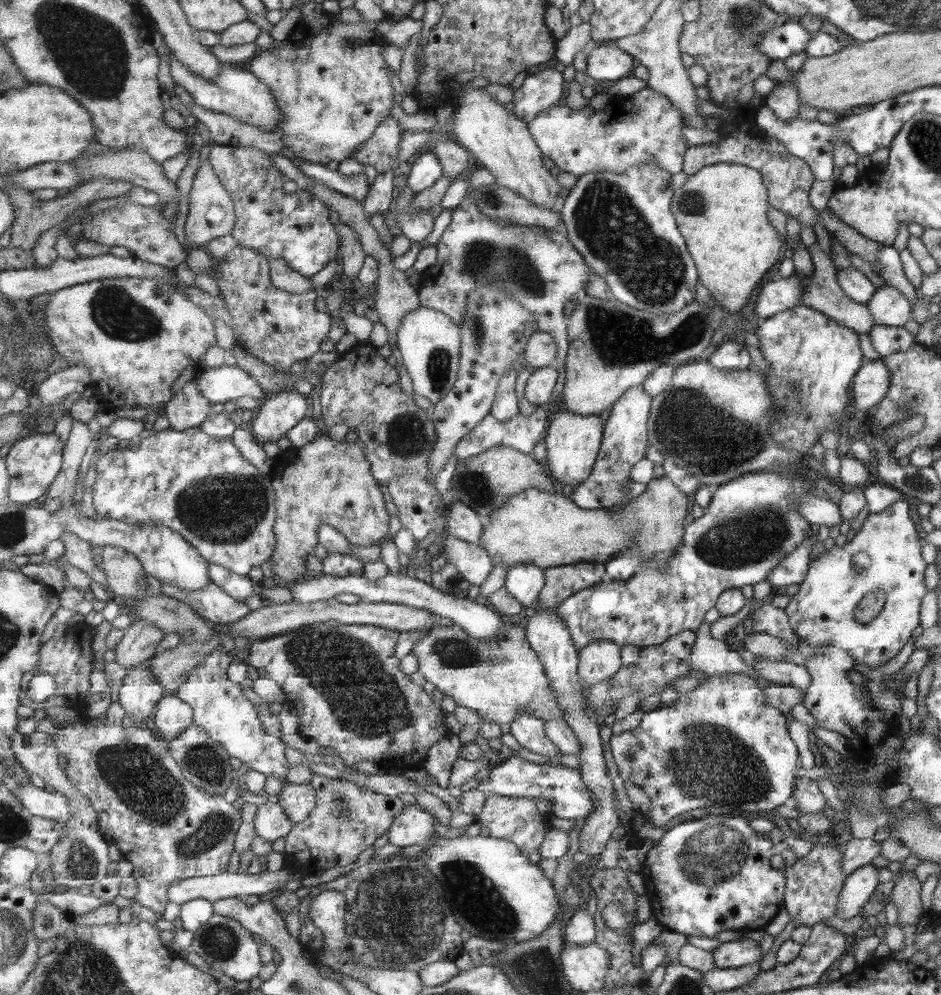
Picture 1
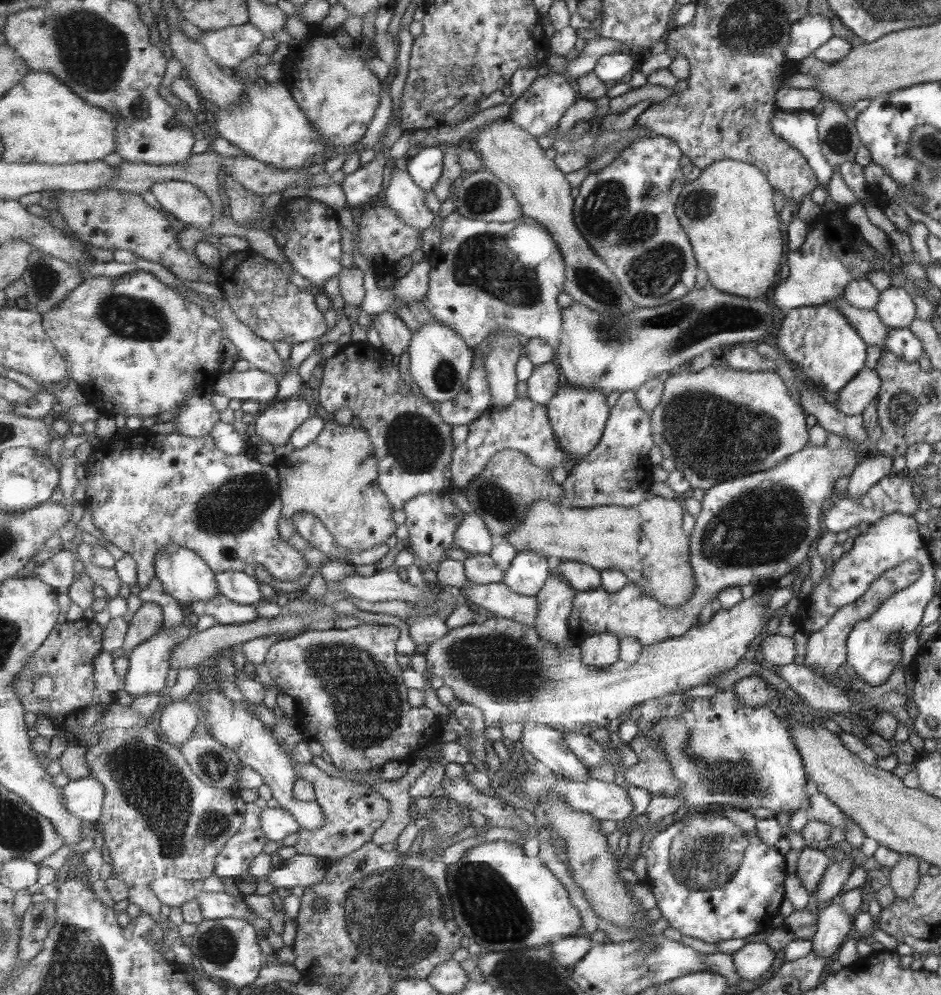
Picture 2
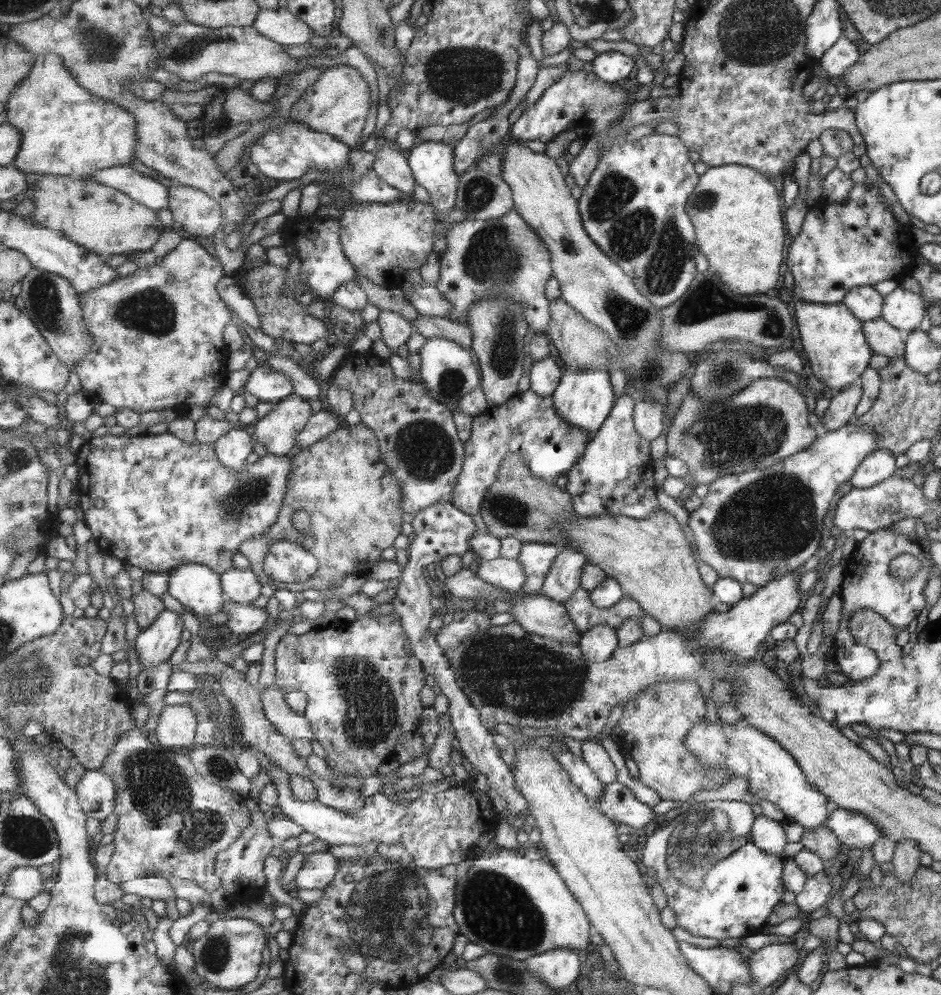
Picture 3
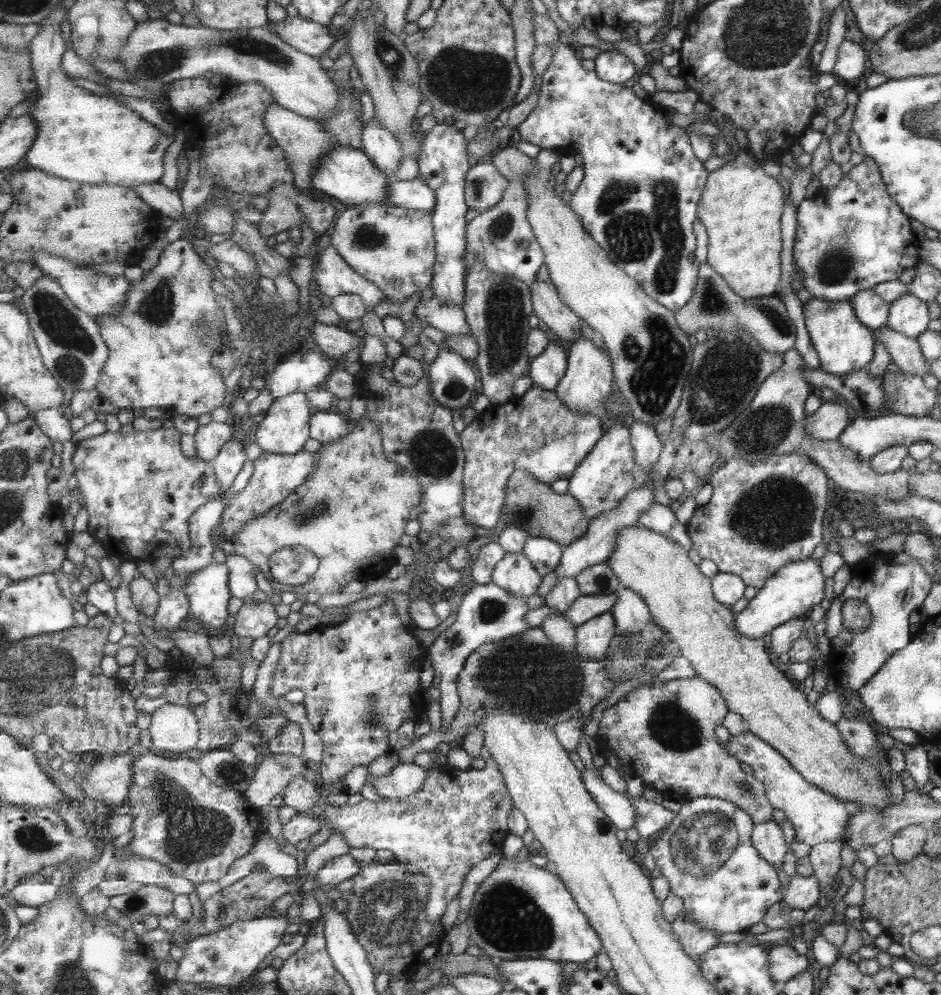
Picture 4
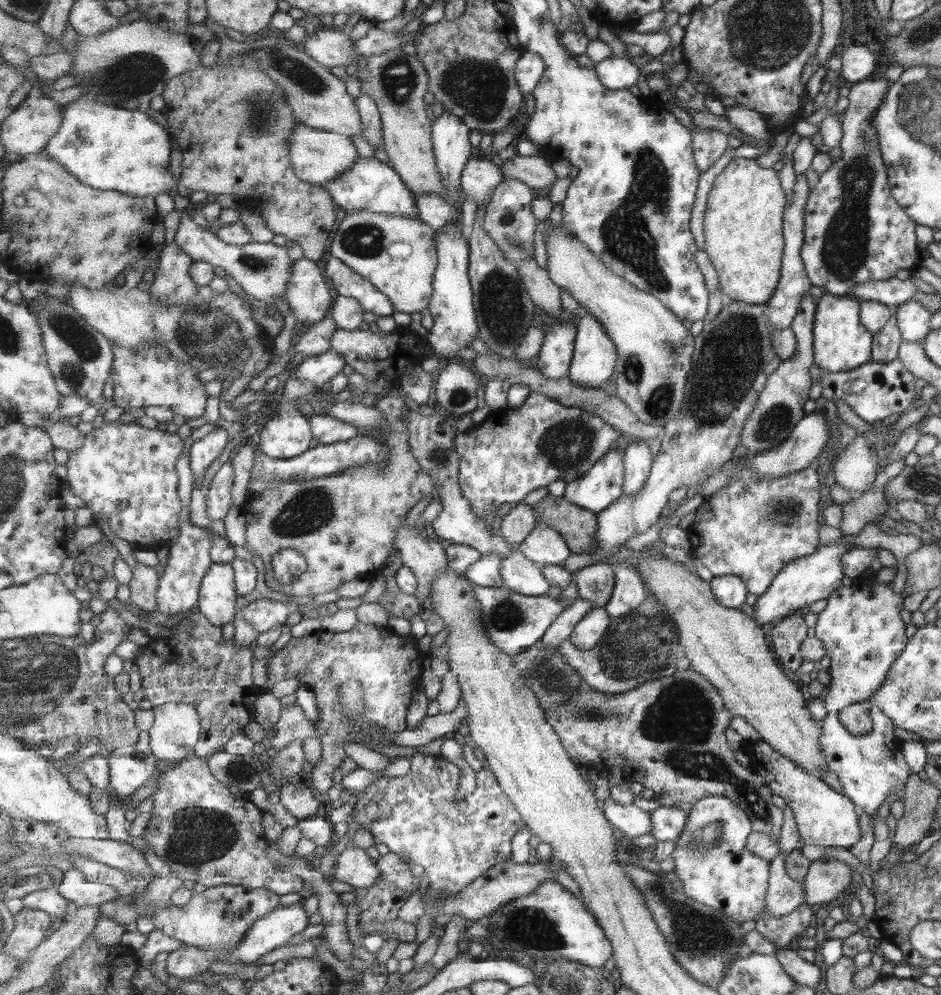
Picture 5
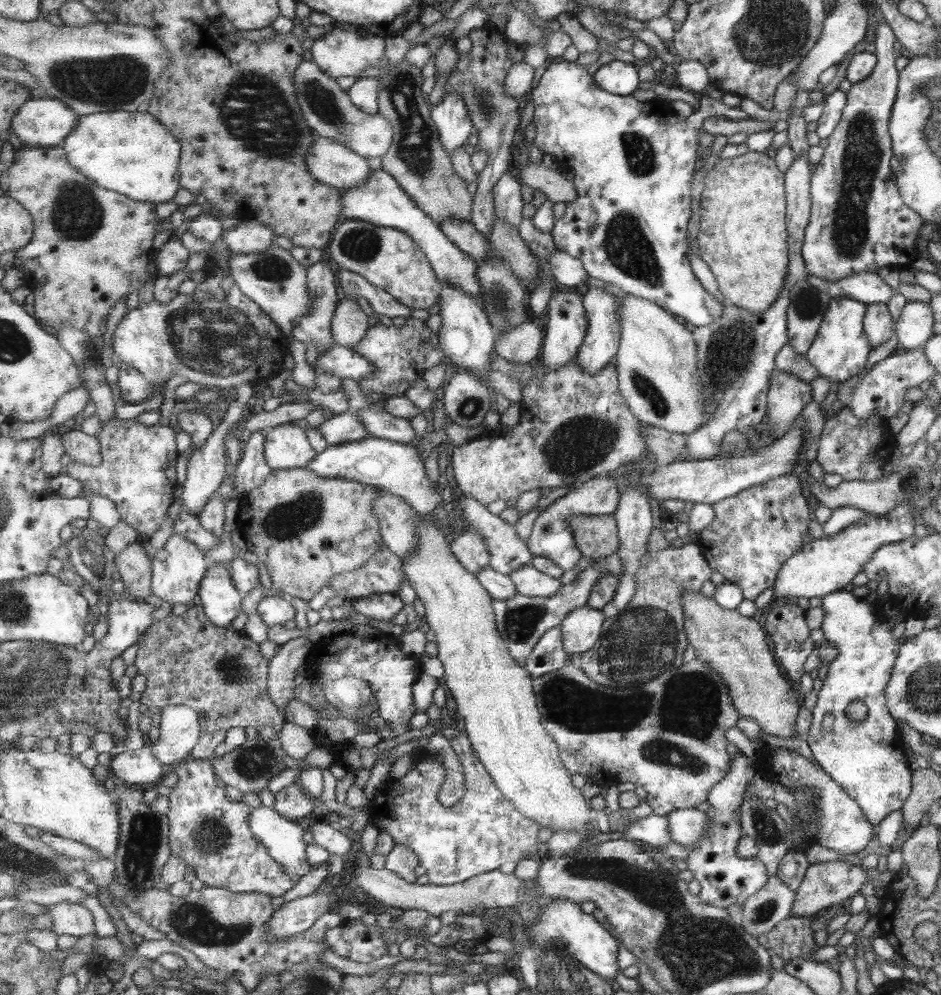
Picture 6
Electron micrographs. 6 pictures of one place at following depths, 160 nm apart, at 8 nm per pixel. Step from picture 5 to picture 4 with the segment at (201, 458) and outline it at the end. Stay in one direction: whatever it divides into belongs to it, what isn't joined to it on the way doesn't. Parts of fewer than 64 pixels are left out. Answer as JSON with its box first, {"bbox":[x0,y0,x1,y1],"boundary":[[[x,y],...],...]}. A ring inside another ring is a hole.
{"bbox":[194,420,235,461],"boundary":[[[212,420],[206,425],[198,425],[194,435],[198,456],[203,460],[213,461],[226,442],[234,438],[235,429],[235,425]]]}

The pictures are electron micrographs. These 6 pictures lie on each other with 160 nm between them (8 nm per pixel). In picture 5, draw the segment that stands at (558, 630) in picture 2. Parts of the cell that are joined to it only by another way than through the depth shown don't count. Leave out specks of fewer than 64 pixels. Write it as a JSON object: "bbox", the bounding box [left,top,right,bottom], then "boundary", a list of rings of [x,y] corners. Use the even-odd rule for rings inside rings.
{"bbox":[596,176,811,556],"boundary":[[[805,176],[795,178],[793,196],[784,210],[785,214],[785,258],[783,270],[777,288],[772,292],[772,298],[766,303],[750,305],[741,301],[725,301],[723,308],[713,321],[702,326],[696,338],[696,351],[693,352],[692,367],[688,372],[688,382],[684,386],[684,399],[680,404],[680,411],[661,427],[663,436],[660,449],[650,464],[650,471],[645,479],[645,486],[634,495],[623,495],[619,500],[612,502],[602,514],[599,514],[599,536],[597,536],[596,554],[603,556],[619,547],[624,546],[629,538],[643,534],[651,528],[659,518],[659,513],[667,504],[667,496],[671,490],[684,486],[689,491],[699,492],[699,484],[712,474],[716,474],[730,454],[740,442],[741,427],[744,426],[748,414],[752,411],[761,389],[765,386],[767,378],[783,361],[773,352],[768,332],[771,329],[784,329],[790,326],[800,309],[800,300],[811,286],[807,277],[804,263],[800,257],[800,246],[804,243],[804,204],[807,203],[807,184]]]}

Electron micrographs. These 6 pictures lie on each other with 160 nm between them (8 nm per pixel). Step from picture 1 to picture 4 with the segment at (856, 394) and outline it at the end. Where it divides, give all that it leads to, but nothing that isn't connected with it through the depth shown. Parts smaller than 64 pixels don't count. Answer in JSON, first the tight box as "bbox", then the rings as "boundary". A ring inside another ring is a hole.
{"bbox":[806,401,852,440],"boundary":[[[825,401],[812,415],[806,417],[806,431],[819,440],[836,440],[852,415],[846,404]]]}

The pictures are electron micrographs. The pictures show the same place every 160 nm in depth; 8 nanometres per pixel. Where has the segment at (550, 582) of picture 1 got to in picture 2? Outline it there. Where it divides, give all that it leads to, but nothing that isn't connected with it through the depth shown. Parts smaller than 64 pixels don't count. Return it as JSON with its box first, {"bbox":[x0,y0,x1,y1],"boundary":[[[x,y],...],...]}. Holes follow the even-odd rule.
{"bbox":[550,561,602,593],"boundary":[[[580,561],[554,562],[550,569],[553,575],[561,575],[577,593],[595,591],[602,587],[602,572],[589,564]]]}

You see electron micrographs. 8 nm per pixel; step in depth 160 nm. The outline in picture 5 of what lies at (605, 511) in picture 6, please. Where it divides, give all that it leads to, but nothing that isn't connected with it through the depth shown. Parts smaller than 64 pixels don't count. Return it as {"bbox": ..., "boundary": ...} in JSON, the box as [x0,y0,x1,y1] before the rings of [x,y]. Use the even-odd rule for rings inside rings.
{"bbox":[519,449,626,570],"boundary":[[[611,449],[607,451],[580,479],[567,484],[564,497],[573,501],[577,506],[585,510],[602,514],[612,502],[625,495],[626,464],[624,450]],[[538,523],[519,550],[541,570],[549,566],[563,566],[573,554],[561,532]]]}

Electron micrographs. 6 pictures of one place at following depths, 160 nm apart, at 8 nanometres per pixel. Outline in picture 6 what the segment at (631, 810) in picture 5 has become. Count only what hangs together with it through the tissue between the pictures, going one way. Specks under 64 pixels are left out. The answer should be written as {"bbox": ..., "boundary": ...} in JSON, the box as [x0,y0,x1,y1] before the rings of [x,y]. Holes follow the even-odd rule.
{"bbox":[624,813,670,849],"boundary":[[[649,813],[645,818],[632,818],[624,828],[628,838],[640,841],[651,849],[659,848],[670,840],[664,815]]]}

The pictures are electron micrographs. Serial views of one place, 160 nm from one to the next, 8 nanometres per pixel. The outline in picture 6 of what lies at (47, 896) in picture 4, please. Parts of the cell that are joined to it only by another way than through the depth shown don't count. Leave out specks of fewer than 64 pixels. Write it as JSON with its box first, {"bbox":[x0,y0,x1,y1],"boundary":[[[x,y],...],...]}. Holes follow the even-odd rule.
{"bbox":[45,901,94,937],"boundary":[[[65,901],[46,904],[45,907],[52,918],[52,928],[60,937],[65,934],[80,937],[94,933],[94,915],[81,904]]]}

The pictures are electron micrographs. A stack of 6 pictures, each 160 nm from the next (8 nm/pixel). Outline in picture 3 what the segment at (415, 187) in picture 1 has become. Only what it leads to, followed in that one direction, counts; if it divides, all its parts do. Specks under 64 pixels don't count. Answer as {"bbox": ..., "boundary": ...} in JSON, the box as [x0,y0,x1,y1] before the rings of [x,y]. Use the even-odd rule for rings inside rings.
{"bbox":[407,141,461,212],"boundary":[[[425,141],[407,154],[414,179],[424,187],[437,212],[456,207],[461,177],[454,163],[454,147],[441,141]]]}

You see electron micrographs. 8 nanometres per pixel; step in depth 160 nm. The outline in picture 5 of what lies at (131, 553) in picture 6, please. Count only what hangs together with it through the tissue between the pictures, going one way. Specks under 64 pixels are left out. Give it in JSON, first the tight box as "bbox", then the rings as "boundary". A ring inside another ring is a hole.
{"bbox":[129,563,161,613],"boundary":[[[140,563],[135,564],[132,571],[134,576],[129,584],[132,603],[147,613],[155,612],[158,610],[157,592],[161,581],[159,572]]]}

